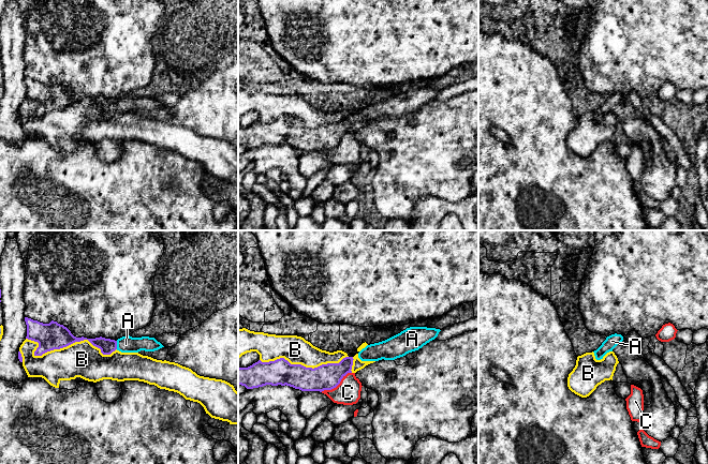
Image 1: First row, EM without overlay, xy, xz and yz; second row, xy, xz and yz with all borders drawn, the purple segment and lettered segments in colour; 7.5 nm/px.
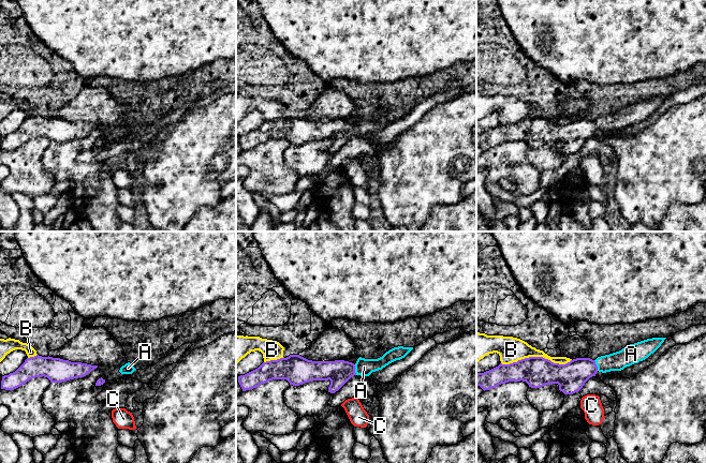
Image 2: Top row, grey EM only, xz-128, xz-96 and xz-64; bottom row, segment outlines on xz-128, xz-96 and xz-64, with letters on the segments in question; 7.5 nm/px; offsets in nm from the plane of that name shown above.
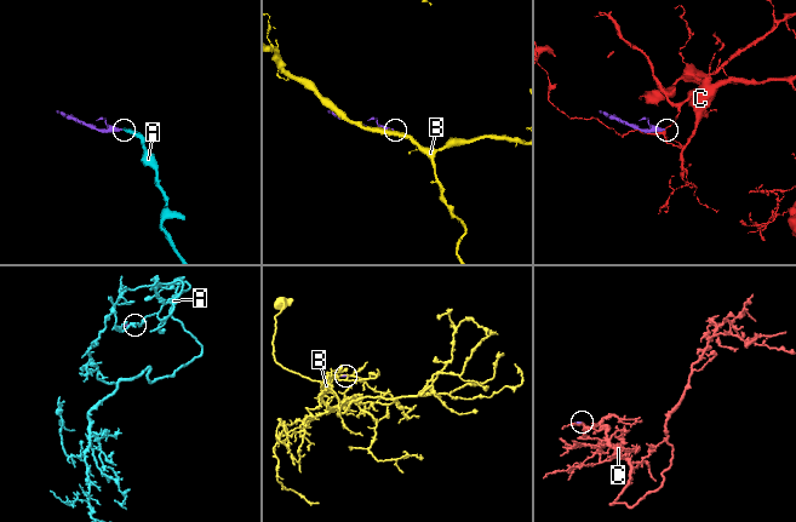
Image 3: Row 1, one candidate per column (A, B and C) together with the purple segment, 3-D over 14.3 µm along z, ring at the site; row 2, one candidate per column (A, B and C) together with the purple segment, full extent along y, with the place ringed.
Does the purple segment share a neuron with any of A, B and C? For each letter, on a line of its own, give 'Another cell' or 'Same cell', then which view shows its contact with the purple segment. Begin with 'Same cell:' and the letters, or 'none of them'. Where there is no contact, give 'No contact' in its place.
Same cell: A
A: Same cell. Touches purple in xy
B: Another cell. Touches purple in xy
C: Another cell. Touches purple in xz

